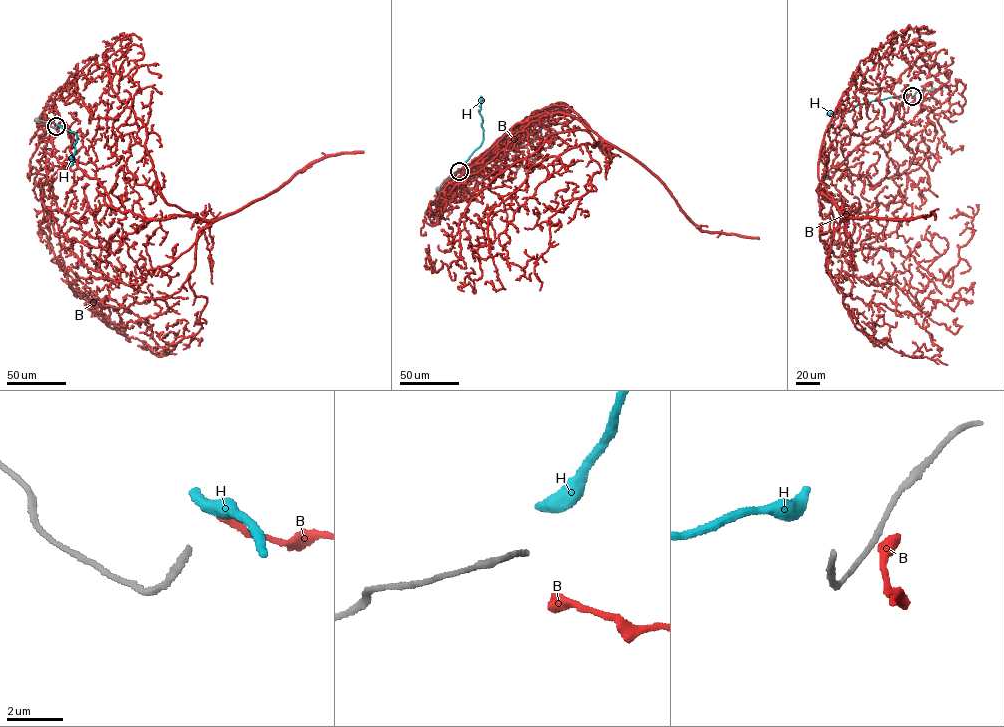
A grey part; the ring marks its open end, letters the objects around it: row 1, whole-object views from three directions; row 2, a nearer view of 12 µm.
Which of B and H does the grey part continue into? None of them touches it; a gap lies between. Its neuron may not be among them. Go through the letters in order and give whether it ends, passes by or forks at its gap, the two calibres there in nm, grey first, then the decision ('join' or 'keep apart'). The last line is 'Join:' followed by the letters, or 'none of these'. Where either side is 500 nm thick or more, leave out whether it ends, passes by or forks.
B: it ends | 220/480 nm | keep apart
H: 220/600 nm | keep apart
Join: none of these

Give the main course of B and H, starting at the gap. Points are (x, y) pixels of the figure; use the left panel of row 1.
B: (58, 125), (115, 208), (211, 223), (139, 285), (80, 277), (76, 296), (46, 234), (40, 241)
H: (57, 125), (77, 135), (74, 154), (70, 157), (72, 165)

